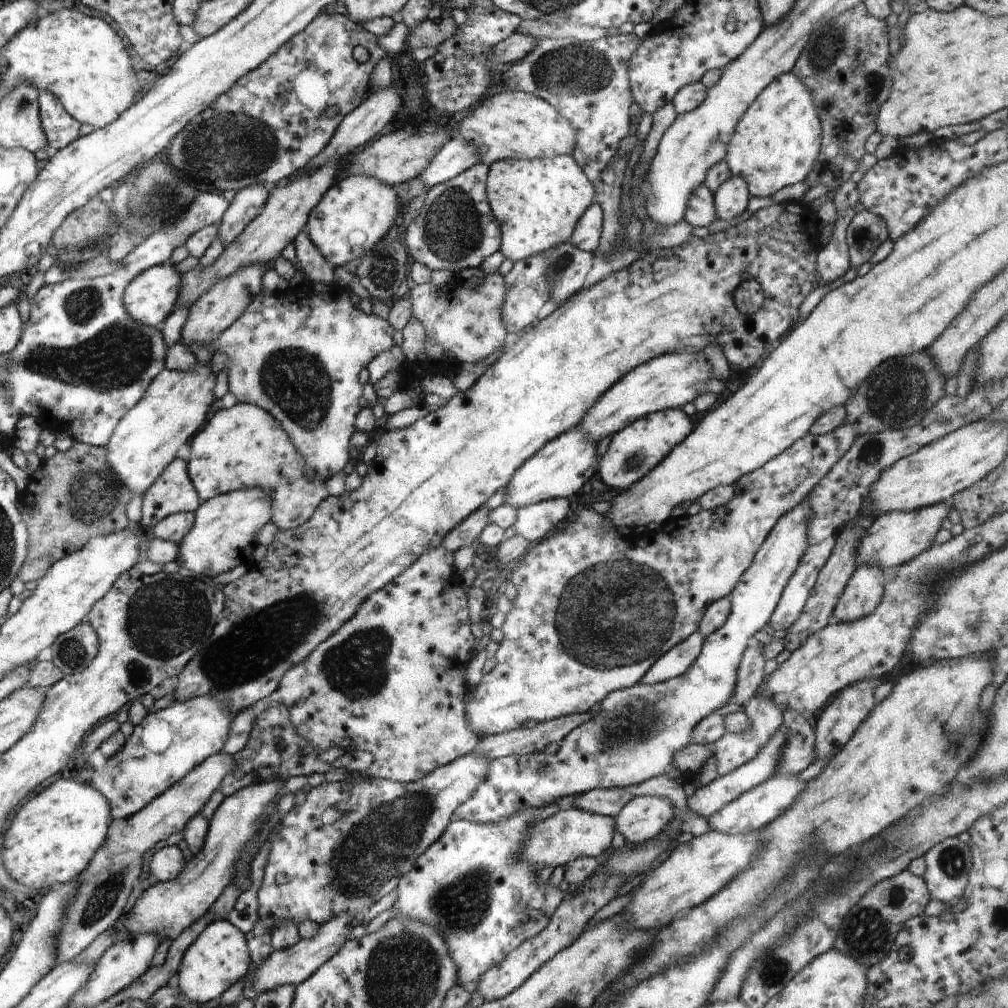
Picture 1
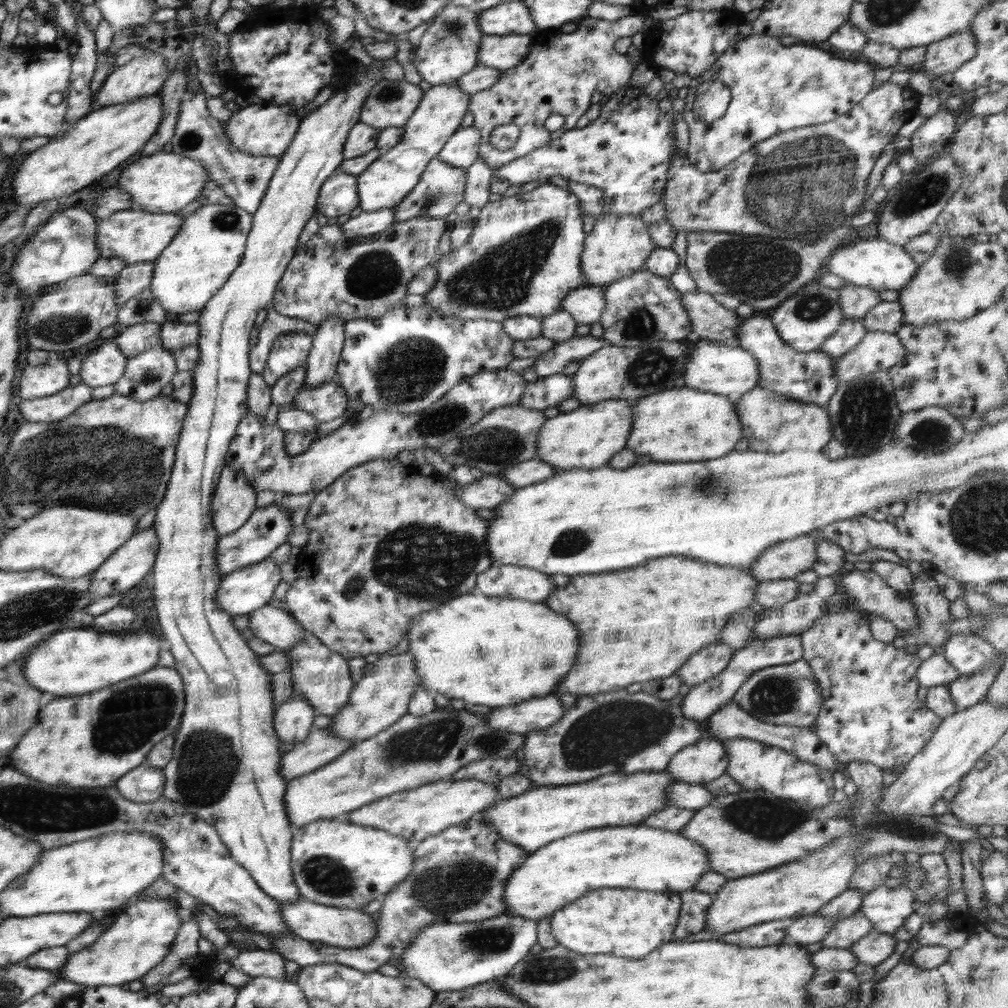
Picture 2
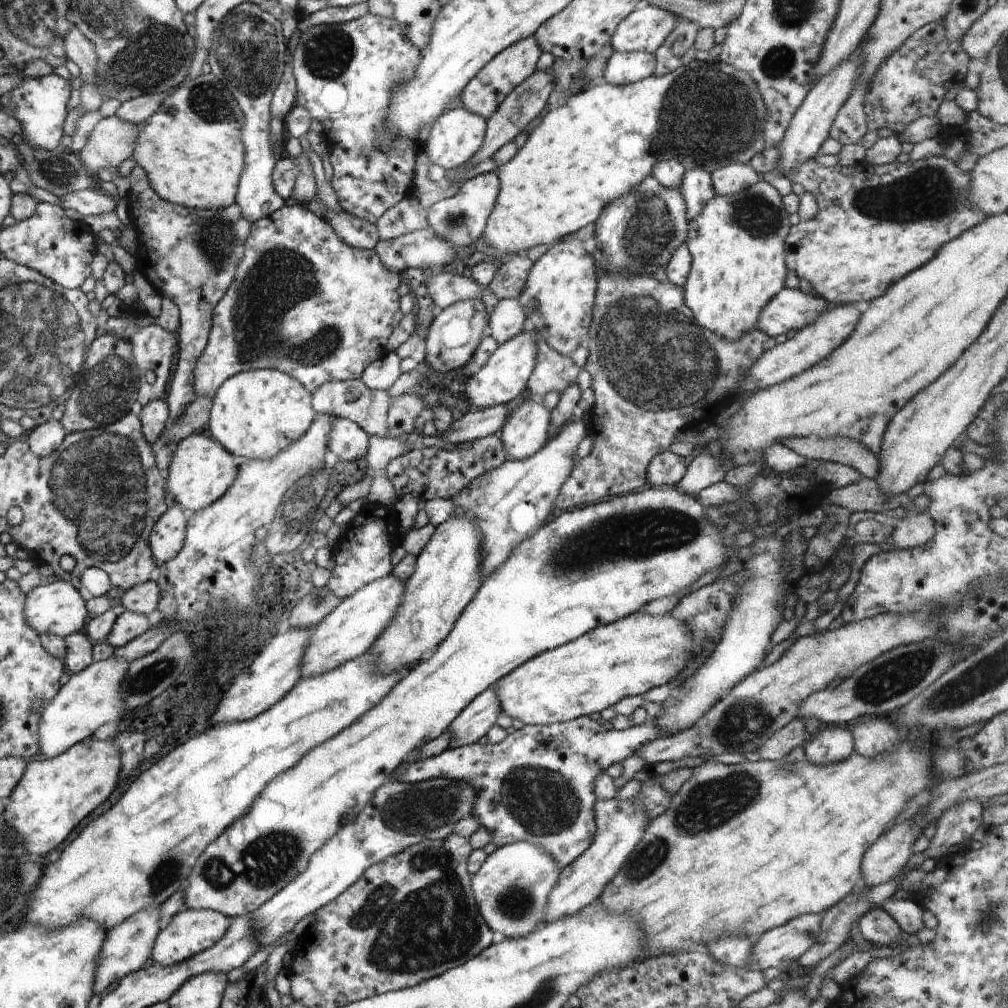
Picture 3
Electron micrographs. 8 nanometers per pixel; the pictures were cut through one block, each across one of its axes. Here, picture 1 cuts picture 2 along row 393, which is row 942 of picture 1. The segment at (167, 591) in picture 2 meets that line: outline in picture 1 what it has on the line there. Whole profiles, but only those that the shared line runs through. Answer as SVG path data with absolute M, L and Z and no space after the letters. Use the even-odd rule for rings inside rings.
M212 920L186 950L177 971L176 980L182 997L203 1006L218 1002L226 990L236 982L243 981L252 970L245 934L229 921Z

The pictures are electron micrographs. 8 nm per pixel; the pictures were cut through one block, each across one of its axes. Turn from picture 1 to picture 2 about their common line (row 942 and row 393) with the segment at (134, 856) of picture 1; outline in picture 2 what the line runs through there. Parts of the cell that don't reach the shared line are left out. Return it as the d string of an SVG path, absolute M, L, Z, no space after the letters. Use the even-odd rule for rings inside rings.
M80 383L66 387L65 391L58 392L57 395L22 402L20 414L24 416L24 420L30 420L30 422L65 419L66 416L74 414L78 408L82 408L84 404L93 400L93 389L86 383Z

